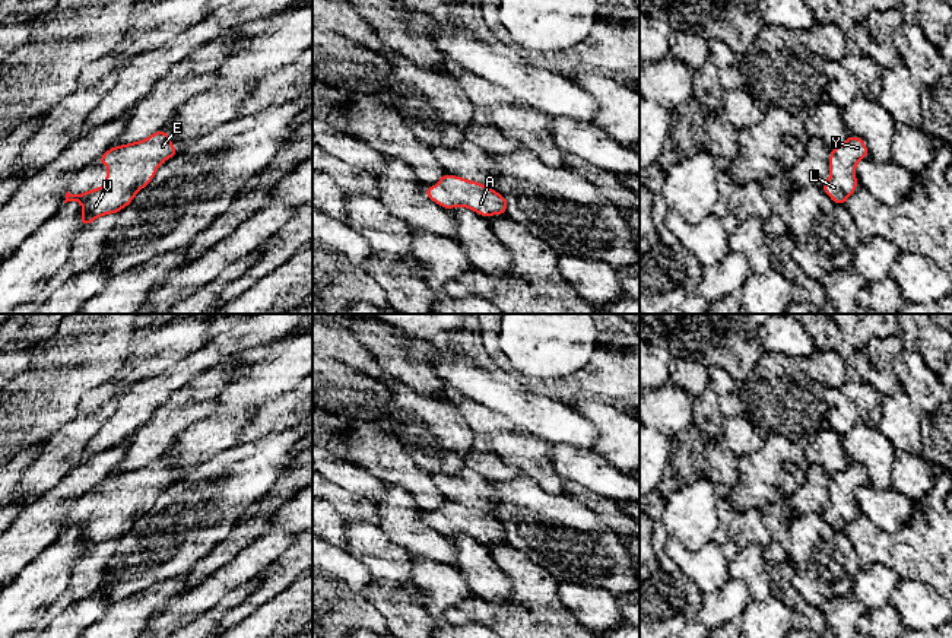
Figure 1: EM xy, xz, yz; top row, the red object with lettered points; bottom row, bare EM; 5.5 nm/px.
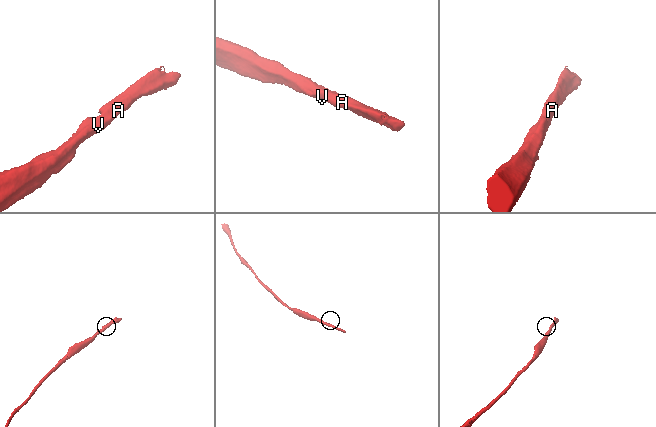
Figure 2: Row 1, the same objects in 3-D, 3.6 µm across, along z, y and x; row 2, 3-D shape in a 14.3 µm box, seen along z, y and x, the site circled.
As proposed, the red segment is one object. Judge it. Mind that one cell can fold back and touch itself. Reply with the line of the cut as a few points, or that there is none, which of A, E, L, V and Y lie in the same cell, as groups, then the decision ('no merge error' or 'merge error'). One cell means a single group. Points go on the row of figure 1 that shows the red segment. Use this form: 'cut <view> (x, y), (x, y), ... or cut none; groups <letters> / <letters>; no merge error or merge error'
cut none; groups A E L V Y; no merge error

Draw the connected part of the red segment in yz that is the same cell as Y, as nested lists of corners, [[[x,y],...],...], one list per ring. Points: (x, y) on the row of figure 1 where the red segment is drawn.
[[[856,136],[834,147],[829,155],[829,180],[822,190],[837,204],[845,204],[857,190],[856,165],[869,156],[866,143]]]

